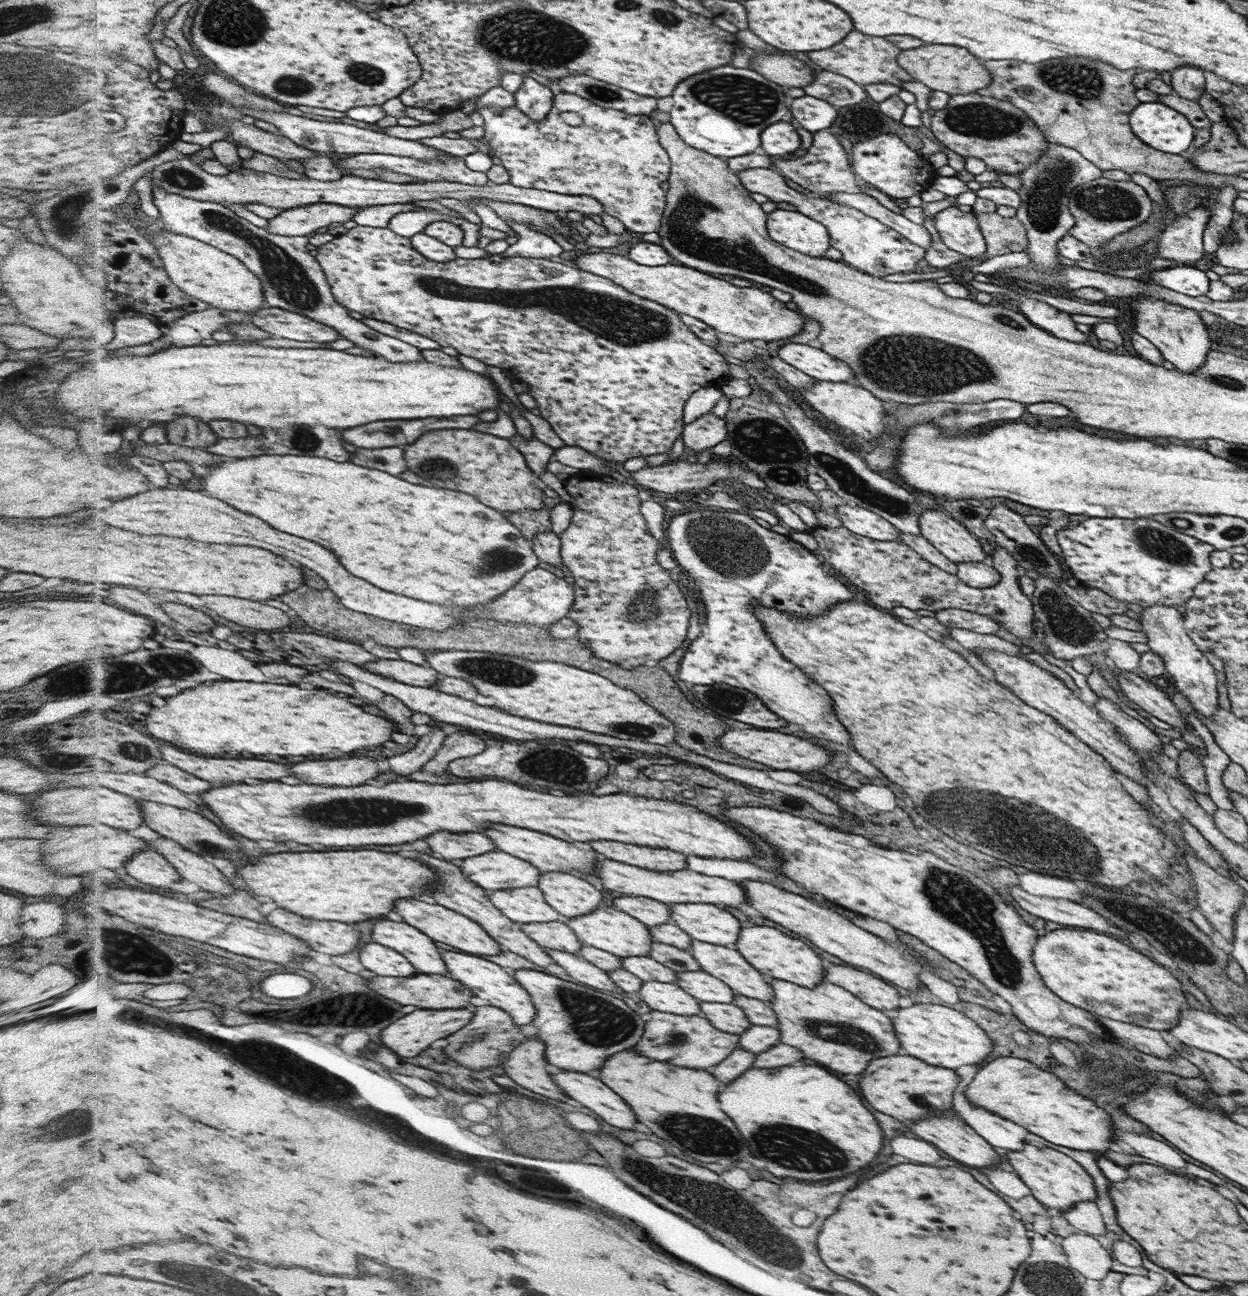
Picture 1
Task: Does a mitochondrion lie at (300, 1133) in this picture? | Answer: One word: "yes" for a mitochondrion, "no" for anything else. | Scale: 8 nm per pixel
no

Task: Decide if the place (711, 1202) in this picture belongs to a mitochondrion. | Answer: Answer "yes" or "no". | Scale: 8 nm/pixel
yes

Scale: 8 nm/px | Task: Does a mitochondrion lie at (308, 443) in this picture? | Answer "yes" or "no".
yes

